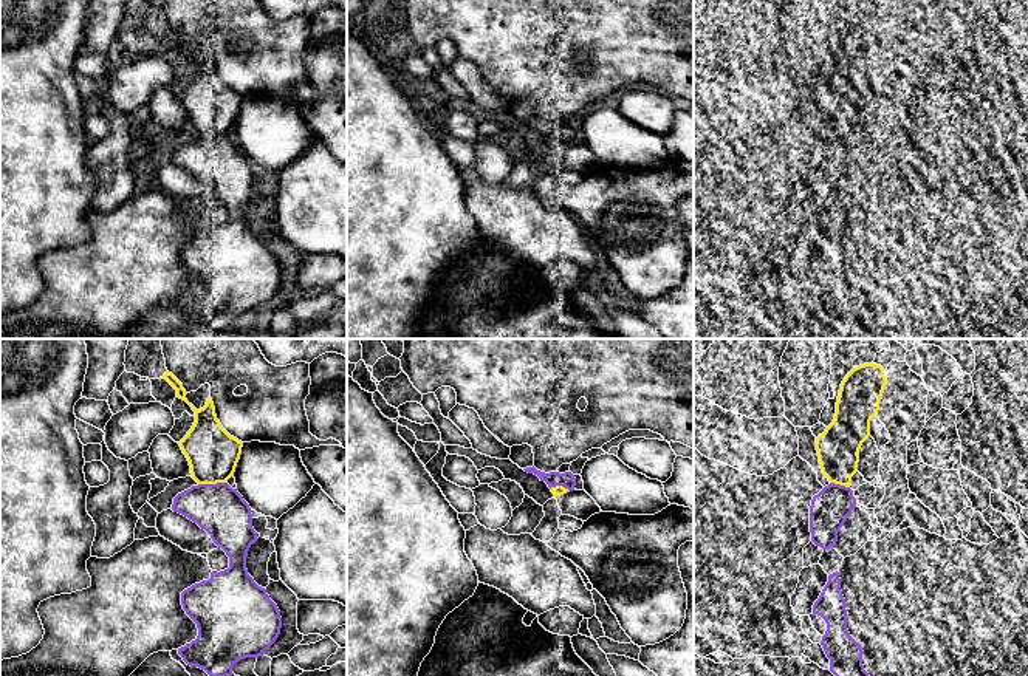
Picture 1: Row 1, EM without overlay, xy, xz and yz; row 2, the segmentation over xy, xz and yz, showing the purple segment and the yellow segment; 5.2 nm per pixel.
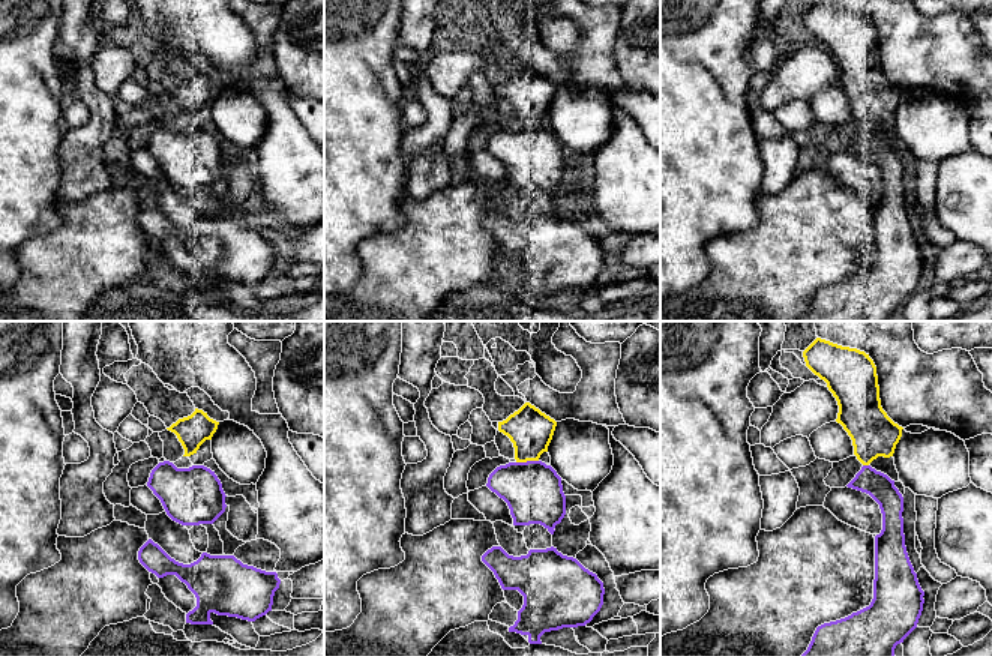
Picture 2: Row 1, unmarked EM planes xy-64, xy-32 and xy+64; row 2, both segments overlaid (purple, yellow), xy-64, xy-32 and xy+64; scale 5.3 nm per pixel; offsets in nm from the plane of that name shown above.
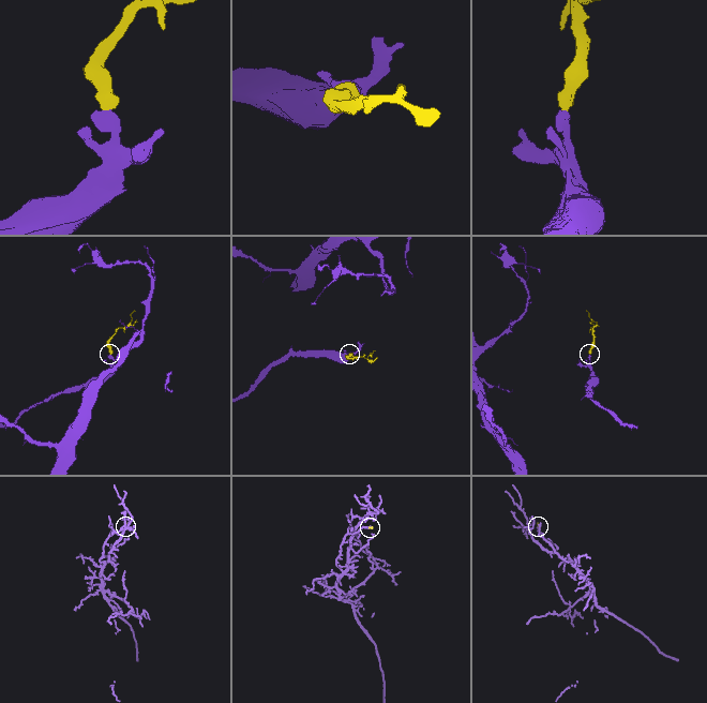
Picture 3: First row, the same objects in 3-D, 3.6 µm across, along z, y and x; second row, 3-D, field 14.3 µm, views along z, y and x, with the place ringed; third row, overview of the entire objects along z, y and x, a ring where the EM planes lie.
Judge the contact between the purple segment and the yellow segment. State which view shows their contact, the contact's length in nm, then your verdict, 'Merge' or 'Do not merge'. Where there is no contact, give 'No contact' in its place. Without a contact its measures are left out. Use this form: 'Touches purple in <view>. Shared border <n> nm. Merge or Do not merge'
Touches purple in xy. Shared border 140 nm. Merge

